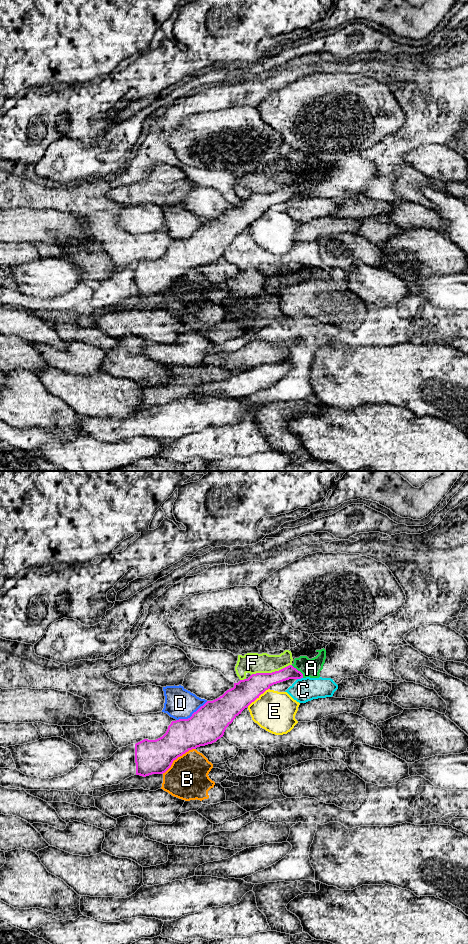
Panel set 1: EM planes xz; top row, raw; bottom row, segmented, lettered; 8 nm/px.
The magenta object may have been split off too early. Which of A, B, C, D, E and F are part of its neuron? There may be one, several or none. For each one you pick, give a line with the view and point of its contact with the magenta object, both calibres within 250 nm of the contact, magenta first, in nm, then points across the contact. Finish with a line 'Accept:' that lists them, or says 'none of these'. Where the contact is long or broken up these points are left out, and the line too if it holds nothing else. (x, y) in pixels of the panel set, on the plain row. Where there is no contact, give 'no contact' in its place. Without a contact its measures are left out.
A: contact xz (297, 190); calibres 110 and 150 nm
Accept: A

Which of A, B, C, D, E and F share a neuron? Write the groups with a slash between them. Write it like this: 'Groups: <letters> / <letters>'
Groups: A / B / C / D / E / F

